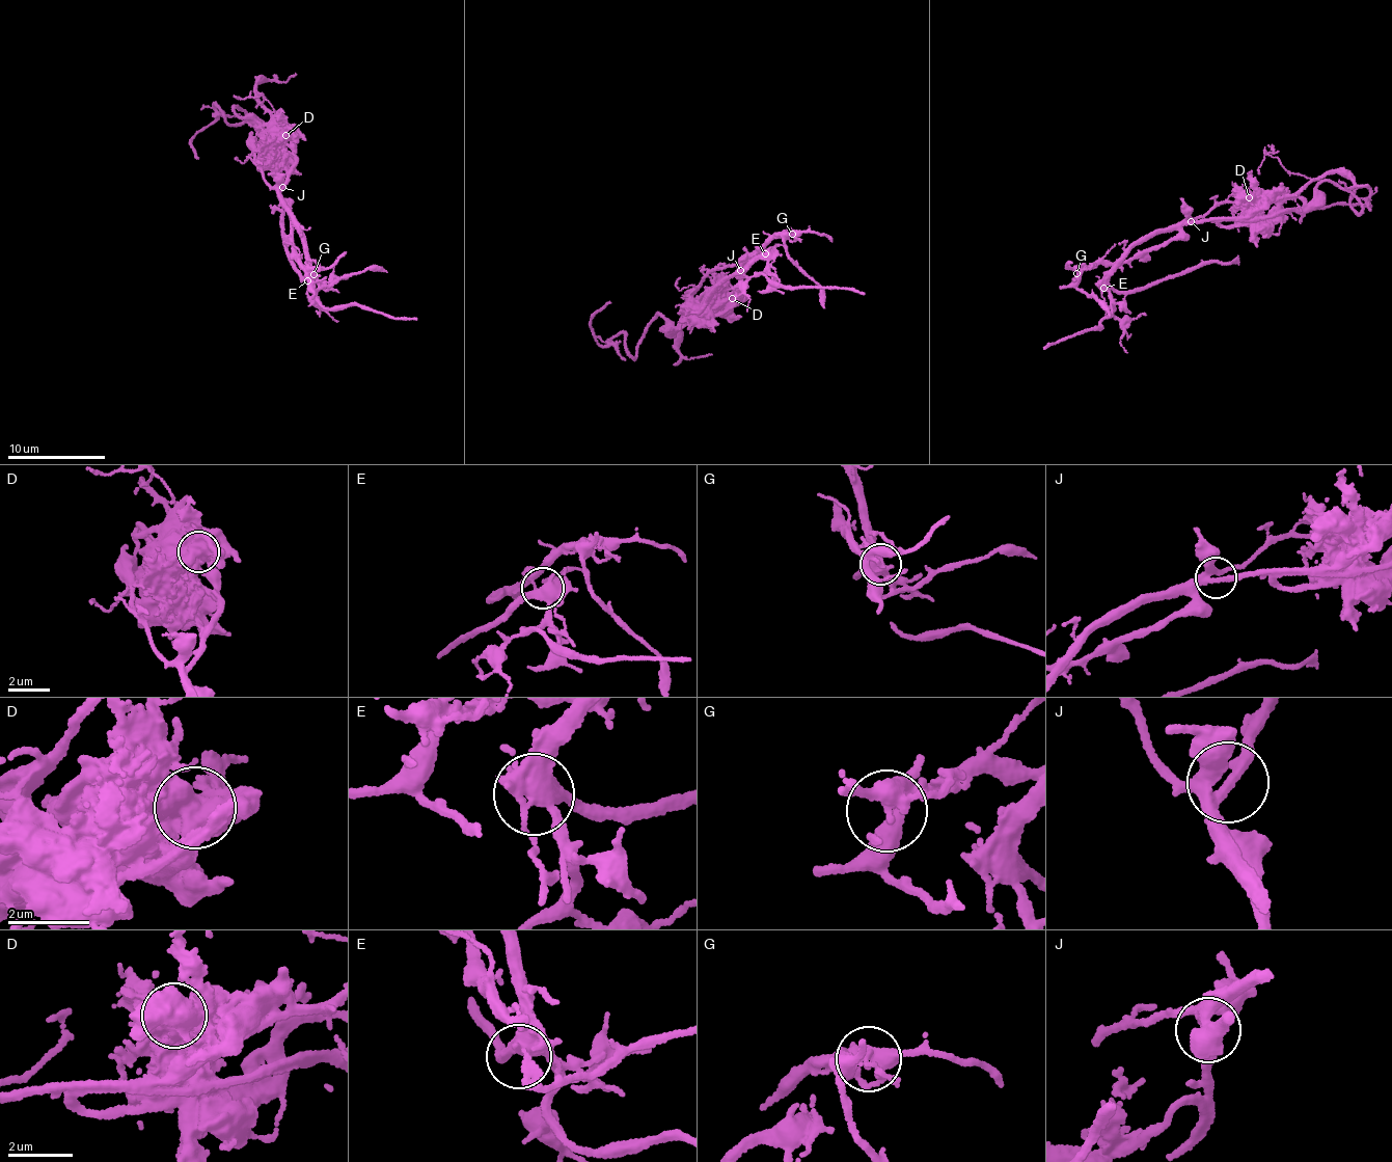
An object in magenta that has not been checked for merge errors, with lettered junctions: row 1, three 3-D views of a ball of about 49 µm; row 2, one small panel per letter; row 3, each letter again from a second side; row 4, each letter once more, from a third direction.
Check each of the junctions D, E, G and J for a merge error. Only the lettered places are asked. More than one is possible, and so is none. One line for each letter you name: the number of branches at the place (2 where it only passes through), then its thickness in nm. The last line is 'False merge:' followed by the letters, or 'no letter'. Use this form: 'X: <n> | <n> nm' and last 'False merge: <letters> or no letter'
D: 3 | 650 nm
False merge: D

